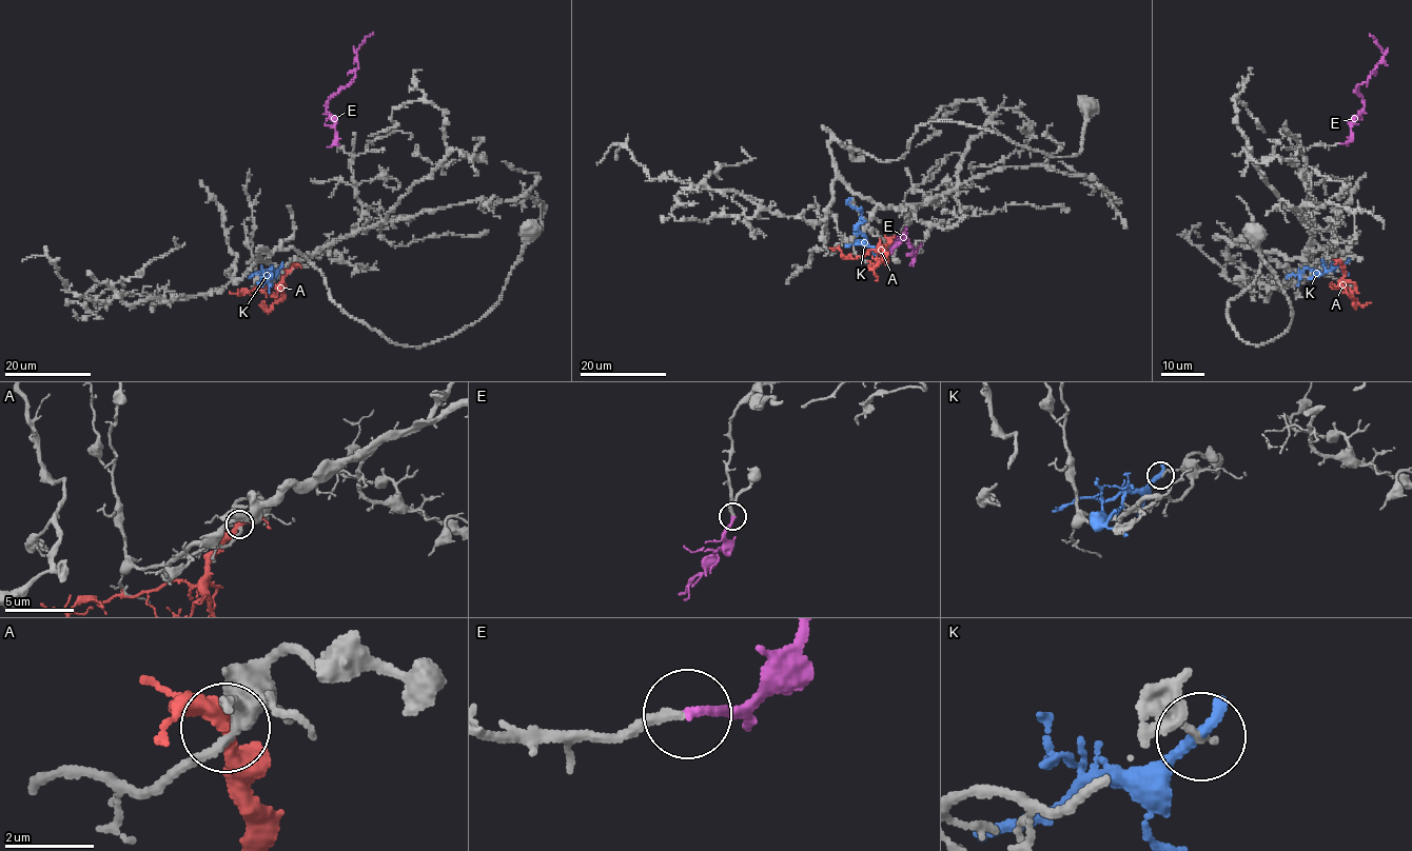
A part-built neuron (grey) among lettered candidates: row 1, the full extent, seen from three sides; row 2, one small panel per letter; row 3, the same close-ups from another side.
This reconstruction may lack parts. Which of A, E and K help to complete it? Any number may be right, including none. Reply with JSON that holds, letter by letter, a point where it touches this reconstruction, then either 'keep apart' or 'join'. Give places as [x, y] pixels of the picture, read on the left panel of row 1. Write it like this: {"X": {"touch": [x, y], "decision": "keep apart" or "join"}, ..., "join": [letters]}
{"A": {"touch": [291, 266], "decision": "keep apart"}, "E": {"touch": [338, 144], "decision": "join"}, "K": {"touch": [281, 265], "decision": "keep apart"}, "join": ["E"]}

